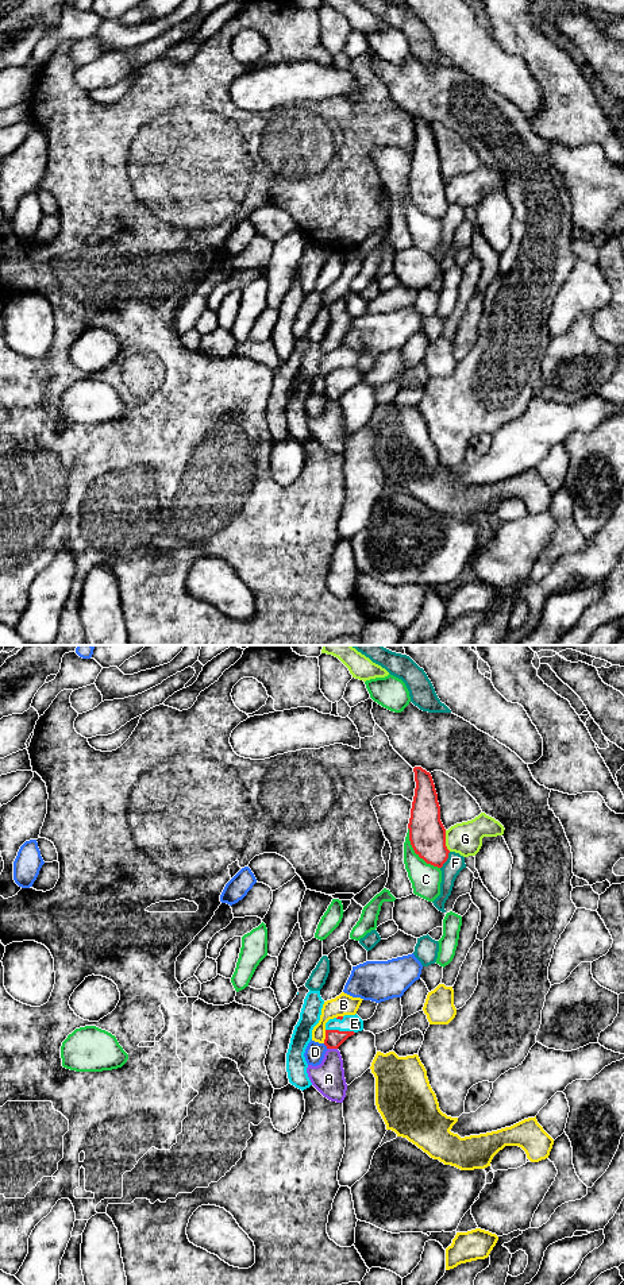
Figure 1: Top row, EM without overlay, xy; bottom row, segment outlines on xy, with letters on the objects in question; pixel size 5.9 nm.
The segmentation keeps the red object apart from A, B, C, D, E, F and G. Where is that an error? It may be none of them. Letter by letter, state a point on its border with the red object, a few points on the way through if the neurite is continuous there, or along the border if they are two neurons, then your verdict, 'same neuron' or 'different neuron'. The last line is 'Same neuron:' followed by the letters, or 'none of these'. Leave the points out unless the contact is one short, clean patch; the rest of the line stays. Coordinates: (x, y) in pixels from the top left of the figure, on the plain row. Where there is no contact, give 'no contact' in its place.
A: meets red in xy at (332, 400); different neuron
B: meets red in xy at (326, 389); different neuron
C: meets red in xy at (415, 204); different neuron
D: meets red in xy at (326, 397); different neuron
E: meets red in xy at (341, 384); runs through xy (334, 390), (341, 384), (354, 375); same neuron
F: meets red in xy at (446, 212); different neuron
G: meets red in xy at (445, 193); different neuron
Same neuron: E

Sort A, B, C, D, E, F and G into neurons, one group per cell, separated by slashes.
A / B / C / D / E / F / G

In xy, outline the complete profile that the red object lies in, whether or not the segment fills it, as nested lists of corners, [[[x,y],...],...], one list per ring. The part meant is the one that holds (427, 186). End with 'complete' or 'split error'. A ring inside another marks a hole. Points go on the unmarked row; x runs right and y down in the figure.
[[[415,119],[415,148],[408,175],[415,205],[427,216],[442,220],[448,211],[446,181],[440,173],[438,146],[430,124]]] | complete

